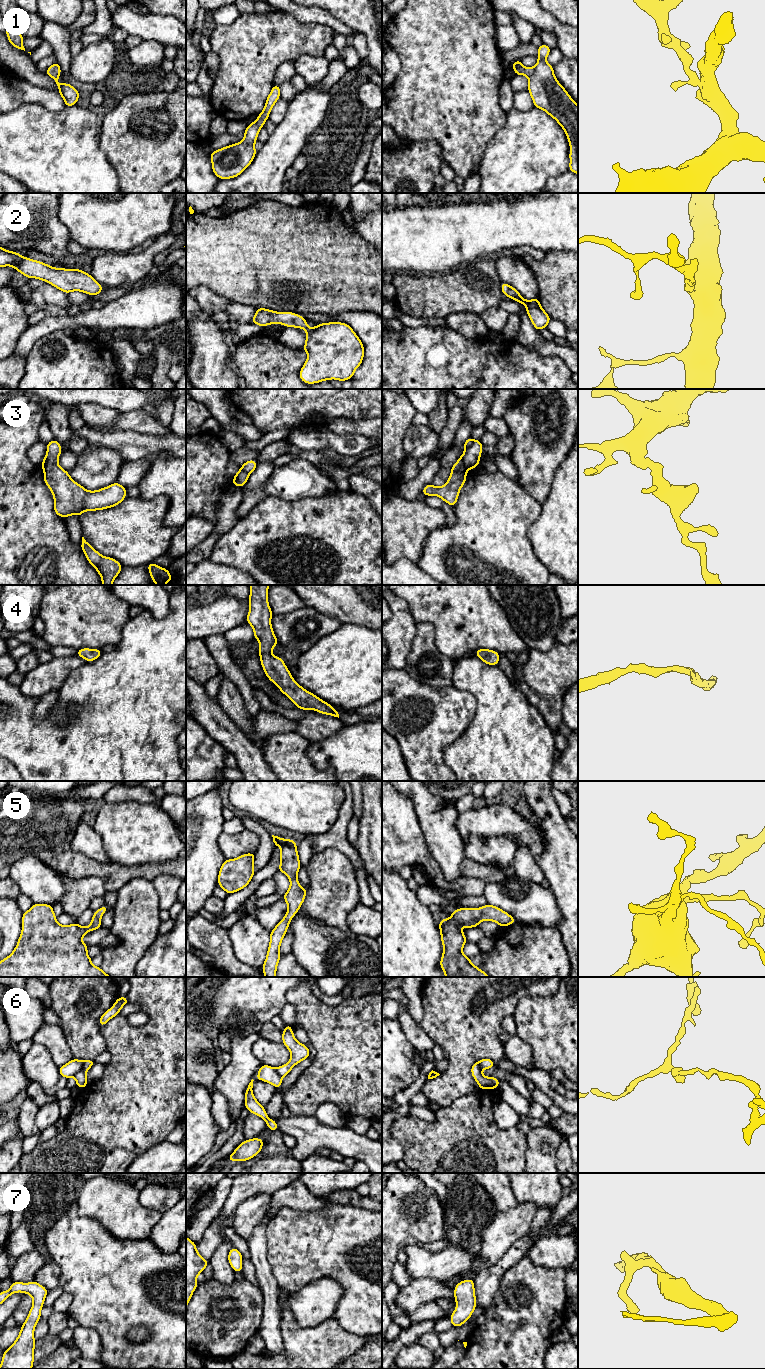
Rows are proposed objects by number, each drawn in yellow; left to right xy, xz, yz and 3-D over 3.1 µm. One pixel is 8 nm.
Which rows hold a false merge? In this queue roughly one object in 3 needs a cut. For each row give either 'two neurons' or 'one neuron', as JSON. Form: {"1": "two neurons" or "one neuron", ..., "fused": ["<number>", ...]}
{"1": "one neuron", "2": "one neuron", "3": "two neurons", "4": "one neuron", "5": "one neuron", "6": "two neurons", "7": "one neuron", "fused": ["3", "6"]}

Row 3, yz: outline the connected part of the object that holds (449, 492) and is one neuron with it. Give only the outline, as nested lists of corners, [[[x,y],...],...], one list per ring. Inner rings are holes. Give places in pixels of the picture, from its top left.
[[[464,453],[451,468],[451,474],[448,481],[441,487],[435,487],[431,483],[426,485],[422,493],[425,496],[438,496],[444,502],[454,507],[457,503],[459,492],[466,482],[467,467],[463,461]]]

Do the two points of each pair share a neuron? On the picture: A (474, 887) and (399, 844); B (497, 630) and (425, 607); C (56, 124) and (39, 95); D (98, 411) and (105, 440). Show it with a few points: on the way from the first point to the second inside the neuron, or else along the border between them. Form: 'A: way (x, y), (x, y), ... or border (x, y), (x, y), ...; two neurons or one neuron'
A: way (455, 886), (445, 884), (418, 856); one neuron
B: way (479, 622), (469, 619), (457, 607), (443, 607); one neuron
C: border (25, 104), (41, 103), (52, 111), (65, 107); two neurons
D: border (86, 424), (90, 426); two neurons

